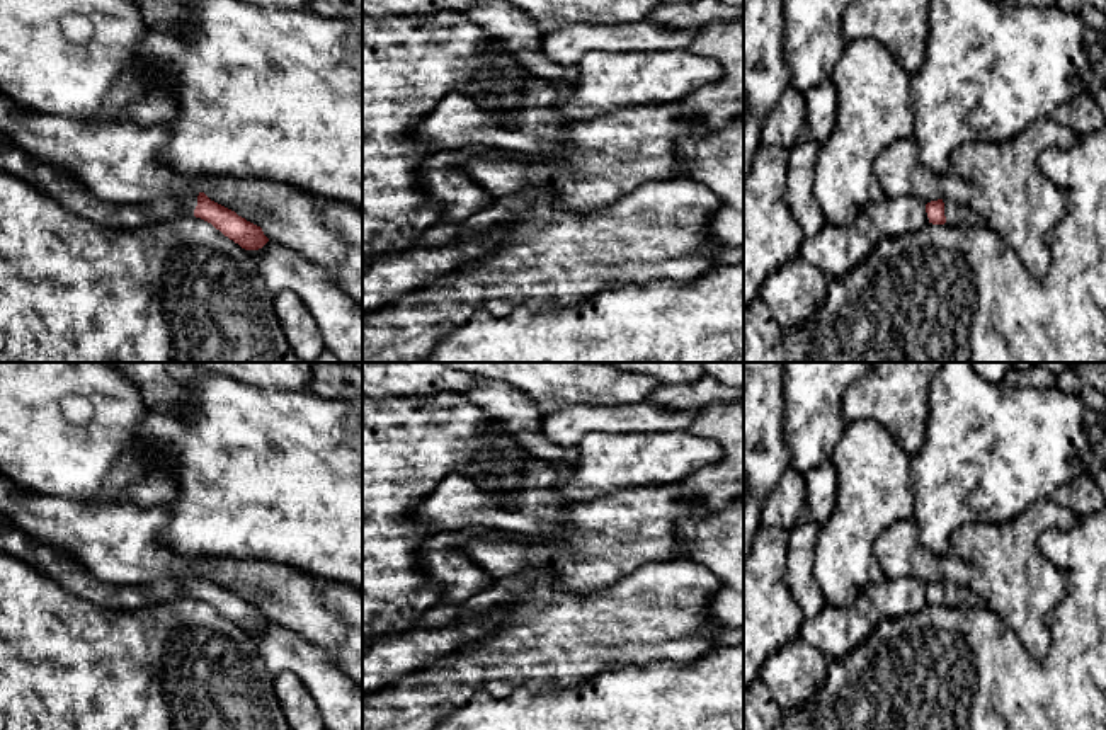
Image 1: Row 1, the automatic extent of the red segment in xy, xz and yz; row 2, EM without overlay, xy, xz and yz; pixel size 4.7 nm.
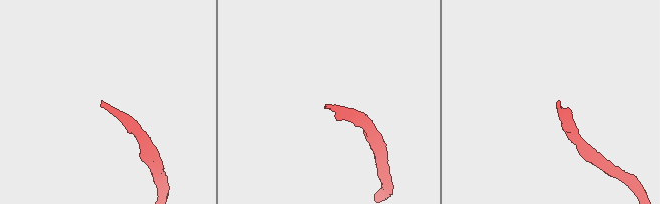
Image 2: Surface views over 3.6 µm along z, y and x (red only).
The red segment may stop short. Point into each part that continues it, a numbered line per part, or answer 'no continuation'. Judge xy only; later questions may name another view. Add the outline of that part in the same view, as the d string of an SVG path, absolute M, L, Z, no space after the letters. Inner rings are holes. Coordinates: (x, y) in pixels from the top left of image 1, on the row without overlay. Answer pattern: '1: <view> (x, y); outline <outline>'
1: xy (67, 572); outline M0 517L0 548L17 551L22 558L31 556L32 565L56 580L68 592L102 607L134 609L180 596L194 597L199 575L182 579L162 579L141 585L107 585L94 579L75 560L54 548L43 548L5 517Z

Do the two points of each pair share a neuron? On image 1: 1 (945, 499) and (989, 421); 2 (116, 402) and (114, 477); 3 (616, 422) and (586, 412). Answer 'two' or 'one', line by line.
1: one
2: two
3: one

